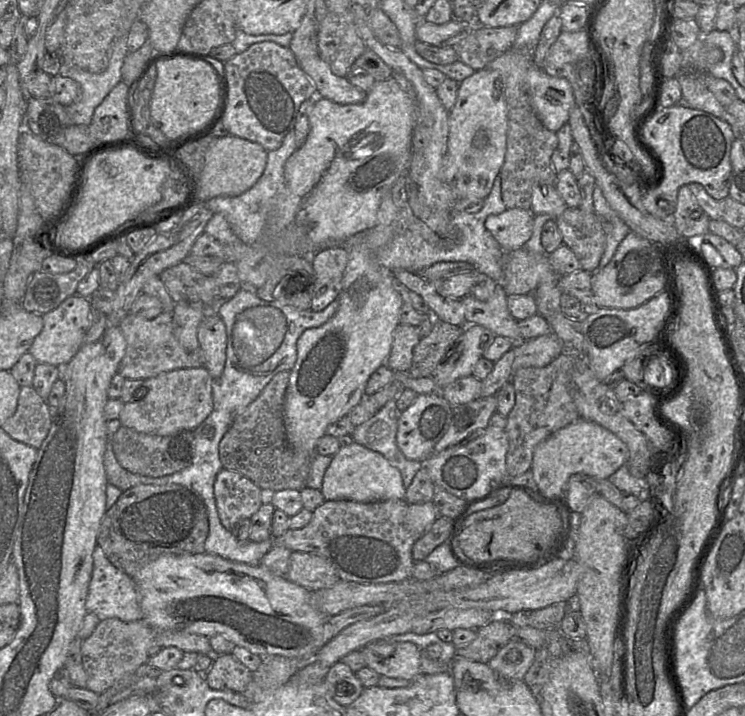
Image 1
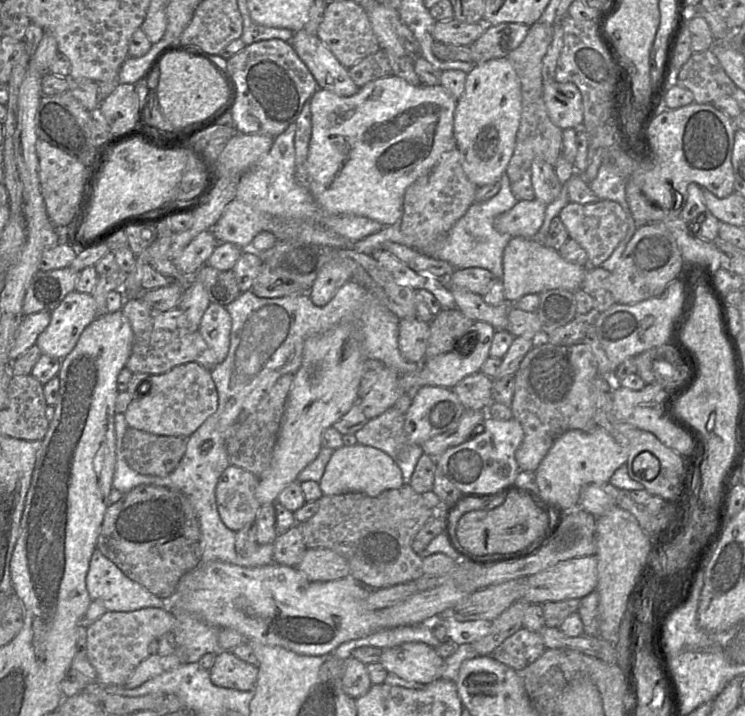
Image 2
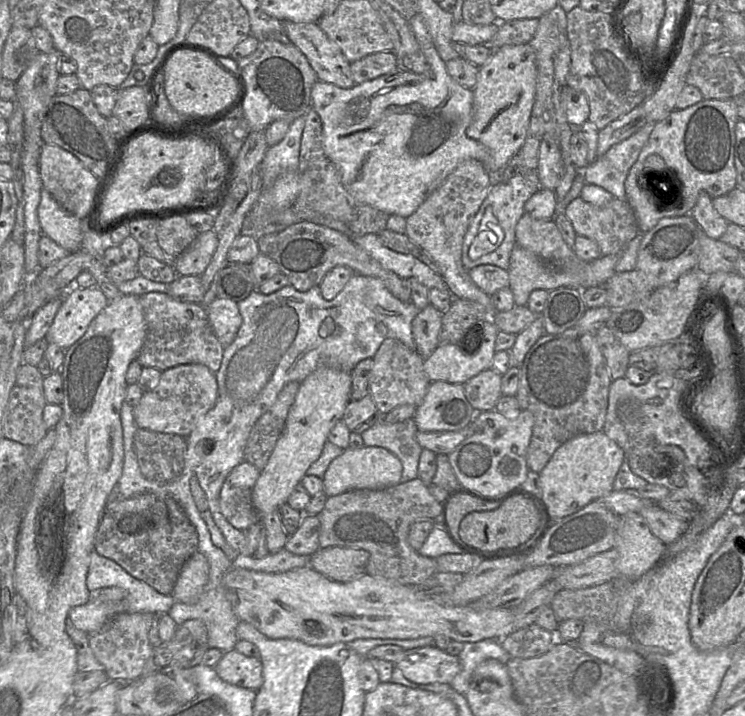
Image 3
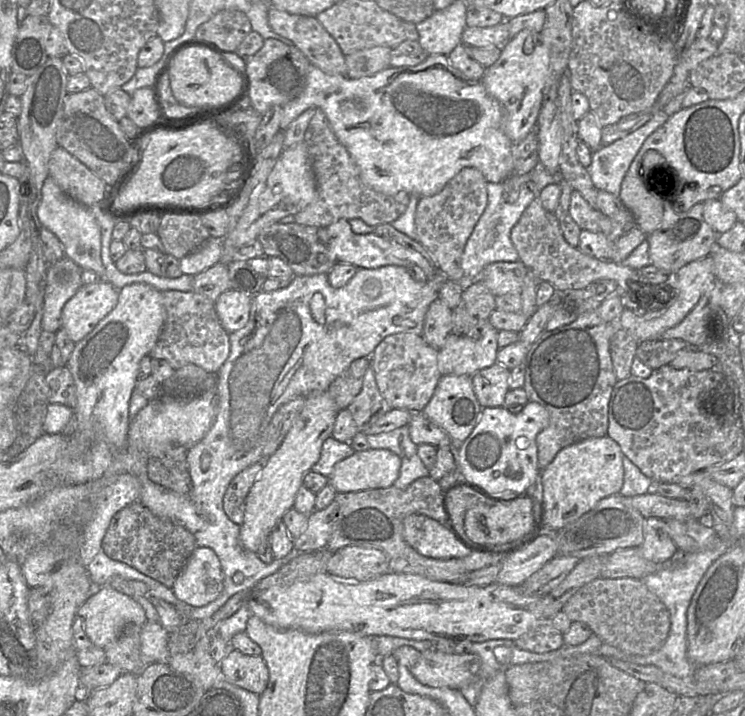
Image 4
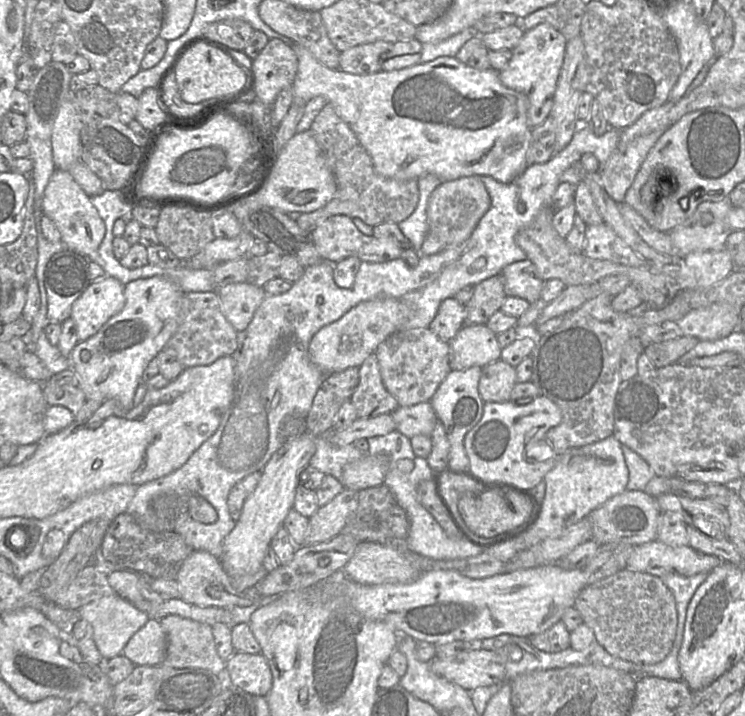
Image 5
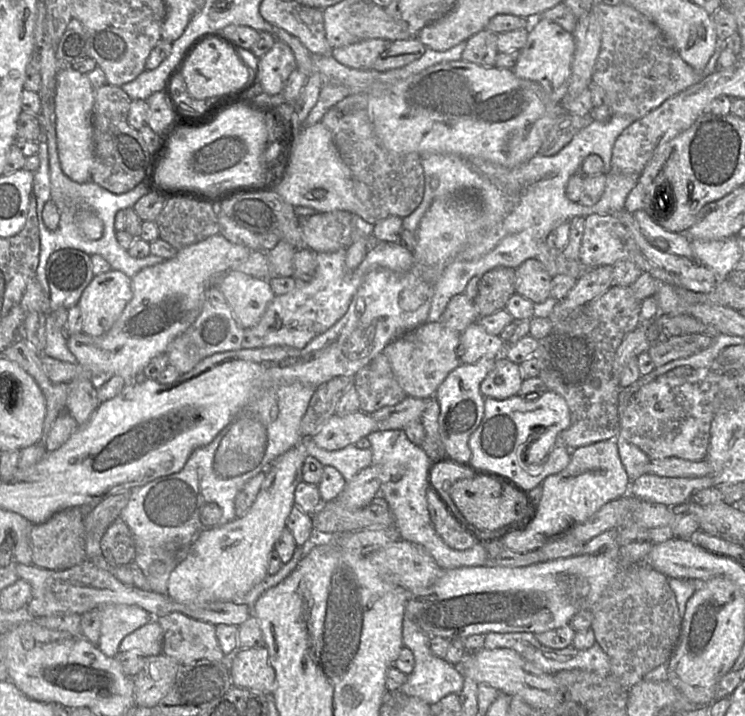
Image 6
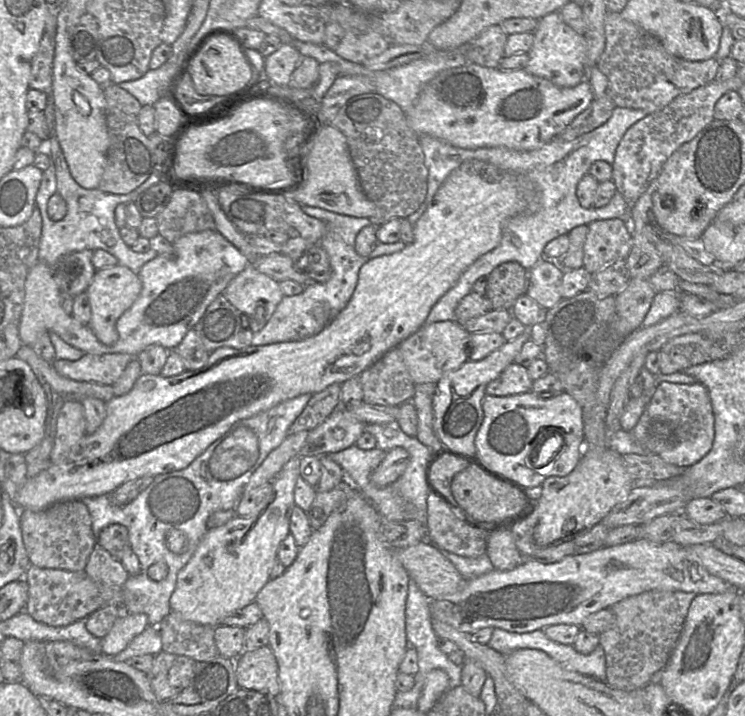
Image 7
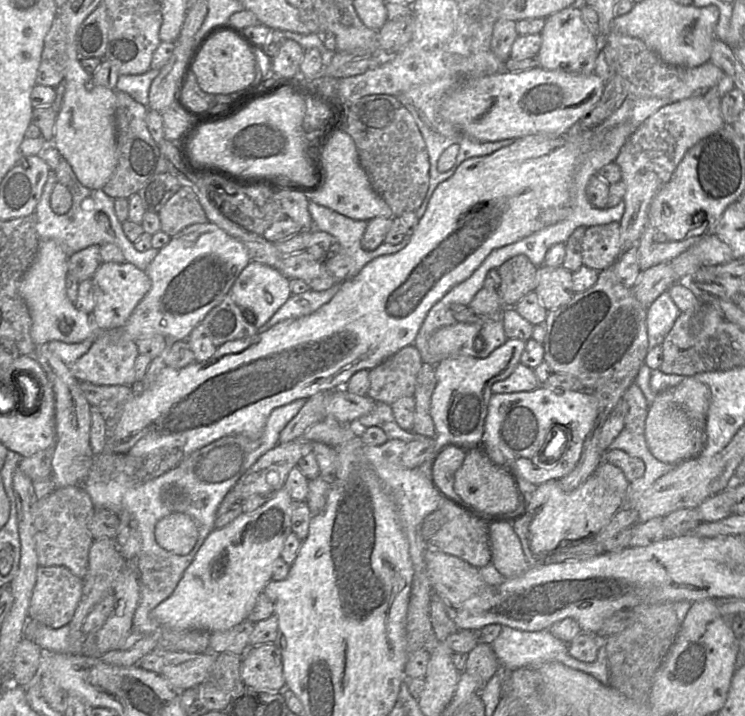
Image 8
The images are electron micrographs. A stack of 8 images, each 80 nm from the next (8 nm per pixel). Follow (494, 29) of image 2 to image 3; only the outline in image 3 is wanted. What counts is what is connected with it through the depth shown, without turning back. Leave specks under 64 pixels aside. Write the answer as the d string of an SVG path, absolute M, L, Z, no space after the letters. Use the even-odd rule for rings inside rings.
M537 18L502 22L491 41L483 45L495 51L505 45L528 43L534 36L538 24L539 19Z

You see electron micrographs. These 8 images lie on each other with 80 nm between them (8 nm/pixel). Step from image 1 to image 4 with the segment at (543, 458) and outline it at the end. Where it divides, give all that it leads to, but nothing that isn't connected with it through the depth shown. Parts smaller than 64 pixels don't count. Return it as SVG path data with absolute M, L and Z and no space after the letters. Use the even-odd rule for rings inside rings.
M608 435L583 439L560 450L541 471L545 531L558 532L590 511L601 499L619 493L624 480L622 461L620 446Z

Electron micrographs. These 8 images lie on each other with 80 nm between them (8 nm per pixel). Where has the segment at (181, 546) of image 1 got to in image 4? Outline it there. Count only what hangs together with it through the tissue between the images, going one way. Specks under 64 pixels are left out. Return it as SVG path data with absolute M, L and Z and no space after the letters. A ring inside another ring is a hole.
M139 501L113 516L102 540L102 551L109 558L135 568L170 589L196 547L194 535L184 526L153 514Z

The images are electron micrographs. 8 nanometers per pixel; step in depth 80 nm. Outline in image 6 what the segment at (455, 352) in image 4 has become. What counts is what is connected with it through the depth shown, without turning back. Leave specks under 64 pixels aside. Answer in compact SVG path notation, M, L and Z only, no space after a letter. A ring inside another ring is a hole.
M477 322L460 333L459 359L461 364L473 364L483 357L503 356L505 343L499 335L491 335Z

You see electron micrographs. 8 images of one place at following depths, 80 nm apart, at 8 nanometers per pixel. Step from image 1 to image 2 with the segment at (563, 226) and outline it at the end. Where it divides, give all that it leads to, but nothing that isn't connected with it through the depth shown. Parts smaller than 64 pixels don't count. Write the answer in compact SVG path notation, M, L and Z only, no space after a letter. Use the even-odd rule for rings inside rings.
M598 200L587 204L569 202L558 217L564 224L569 239L576 241L586 251L589 267L599 267L606 261L625 237L629 223L635 222L627 207L611 200Z

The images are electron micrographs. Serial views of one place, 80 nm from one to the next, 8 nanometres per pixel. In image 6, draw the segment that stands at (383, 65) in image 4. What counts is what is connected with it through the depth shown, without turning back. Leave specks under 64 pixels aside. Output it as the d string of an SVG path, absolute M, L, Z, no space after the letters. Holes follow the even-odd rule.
M368 39L344 47L333 48L332 56L342 65L352 69L370 70L381 53L388 50L392 41Z

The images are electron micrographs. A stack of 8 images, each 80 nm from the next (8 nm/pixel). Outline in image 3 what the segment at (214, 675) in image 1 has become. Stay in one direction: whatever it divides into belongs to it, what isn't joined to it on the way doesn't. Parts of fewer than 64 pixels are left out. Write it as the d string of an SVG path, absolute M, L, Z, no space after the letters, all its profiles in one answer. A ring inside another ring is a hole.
M234 649L223 652L214 669L221 680L234 686L257 691L263 684L260 659L245 656Z

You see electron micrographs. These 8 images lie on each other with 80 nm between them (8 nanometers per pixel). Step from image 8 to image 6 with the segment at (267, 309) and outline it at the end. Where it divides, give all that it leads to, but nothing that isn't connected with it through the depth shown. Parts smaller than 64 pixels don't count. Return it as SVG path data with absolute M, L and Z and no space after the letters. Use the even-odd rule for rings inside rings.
M230 270L222 275L218 288L238 325L244 329L257 325L275 297L269 280L257 279L237 270Z

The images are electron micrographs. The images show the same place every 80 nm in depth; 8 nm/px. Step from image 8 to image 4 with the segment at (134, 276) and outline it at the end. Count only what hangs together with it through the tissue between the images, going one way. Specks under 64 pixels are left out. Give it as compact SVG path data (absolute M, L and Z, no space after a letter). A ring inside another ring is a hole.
M106 280L83 285L63 306L61 327L77 343L88 335L118 302L119 290Z

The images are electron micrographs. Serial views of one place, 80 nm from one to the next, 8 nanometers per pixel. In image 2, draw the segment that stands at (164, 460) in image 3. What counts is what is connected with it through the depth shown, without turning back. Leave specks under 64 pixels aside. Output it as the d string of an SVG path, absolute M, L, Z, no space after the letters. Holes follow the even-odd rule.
M128 427L122 439L123 456L131 469L165 477L182 460L189 437L161 436Z

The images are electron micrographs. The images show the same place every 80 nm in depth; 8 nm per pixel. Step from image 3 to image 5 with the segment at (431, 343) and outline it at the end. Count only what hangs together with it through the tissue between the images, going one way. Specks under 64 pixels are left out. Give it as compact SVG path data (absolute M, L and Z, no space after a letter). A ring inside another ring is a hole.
M454 297L447 298L439 306L437 314L430 323L430 330L442 341L450 342L466 324L467 310Z

